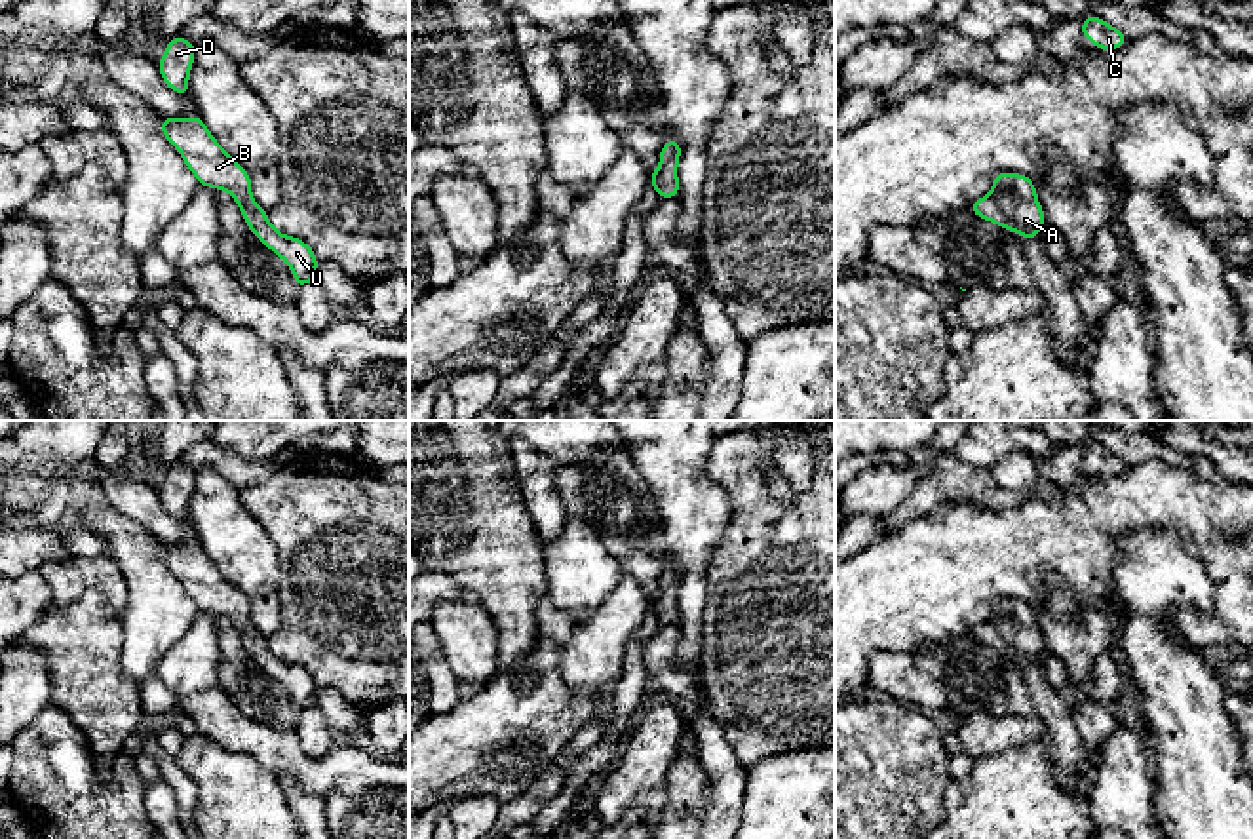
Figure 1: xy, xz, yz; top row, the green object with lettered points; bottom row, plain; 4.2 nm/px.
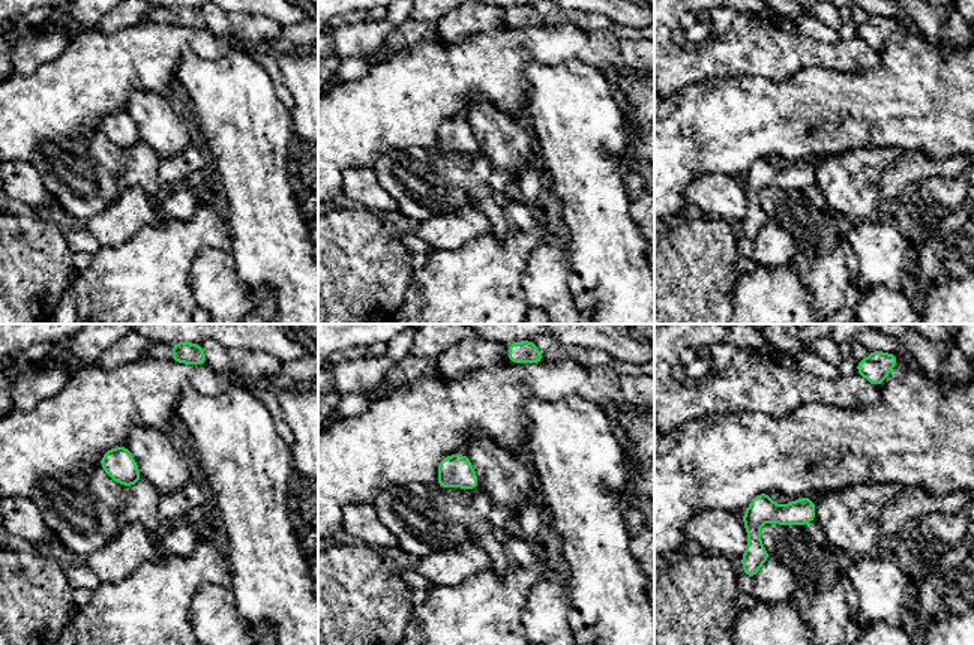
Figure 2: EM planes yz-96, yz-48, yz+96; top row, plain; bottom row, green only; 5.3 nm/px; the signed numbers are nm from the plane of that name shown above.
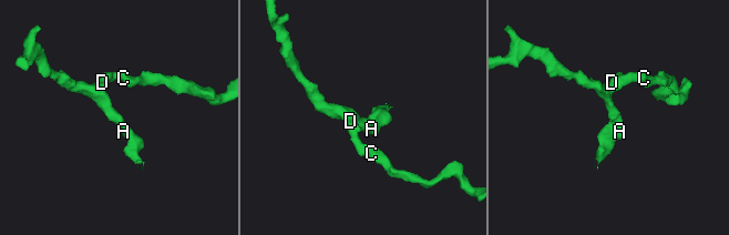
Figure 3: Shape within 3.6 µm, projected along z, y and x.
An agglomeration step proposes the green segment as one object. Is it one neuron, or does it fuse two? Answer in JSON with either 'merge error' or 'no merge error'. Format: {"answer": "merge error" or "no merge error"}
{"answer": "no merge error"}

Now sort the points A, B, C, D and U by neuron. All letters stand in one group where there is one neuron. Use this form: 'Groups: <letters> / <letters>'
Groups: A B C D U

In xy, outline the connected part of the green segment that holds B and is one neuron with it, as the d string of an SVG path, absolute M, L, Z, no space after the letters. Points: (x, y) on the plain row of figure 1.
M202 542L162 544L162 559L200 611L226 616L238 628L251 658L289 691L299 713L316 706L318 685L312 673L299 664L280 660L268 649L268 637L251 624L249 599L221 575Z

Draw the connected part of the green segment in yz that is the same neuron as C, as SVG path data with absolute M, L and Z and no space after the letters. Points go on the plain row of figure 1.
M1095 441L1082 445L1082 460L1088 468L1095 470L1097 476L1103 478L1118 476L1128 468L1128 464L1118 455Z

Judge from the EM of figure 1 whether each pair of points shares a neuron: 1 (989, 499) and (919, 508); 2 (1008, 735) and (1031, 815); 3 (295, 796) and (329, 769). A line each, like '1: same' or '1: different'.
1: same
2: different
3: different

